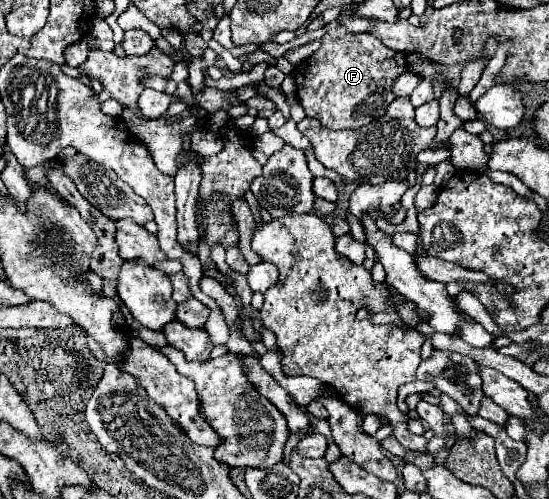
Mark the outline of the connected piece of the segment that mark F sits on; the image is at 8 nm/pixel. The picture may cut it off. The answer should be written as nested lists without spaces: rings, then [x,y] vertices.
[[[341,28],[329,30],[323,40],[321,48],[311,54],[305,62],[293,68],[293,80],[295,80],[295,96],[305,108],[305,114],[309,118],[317,118],[325,128],[329,130],[343,130],[343,128],[361,128],[369,124],[373,118],[379,118],[387,112],[387,106],[393,102],[393,82],[401,72],[407,70],[407,58],[403,52],[393,52],[381,44],[373,34],[357,34],[357,32],[345,32]]]

